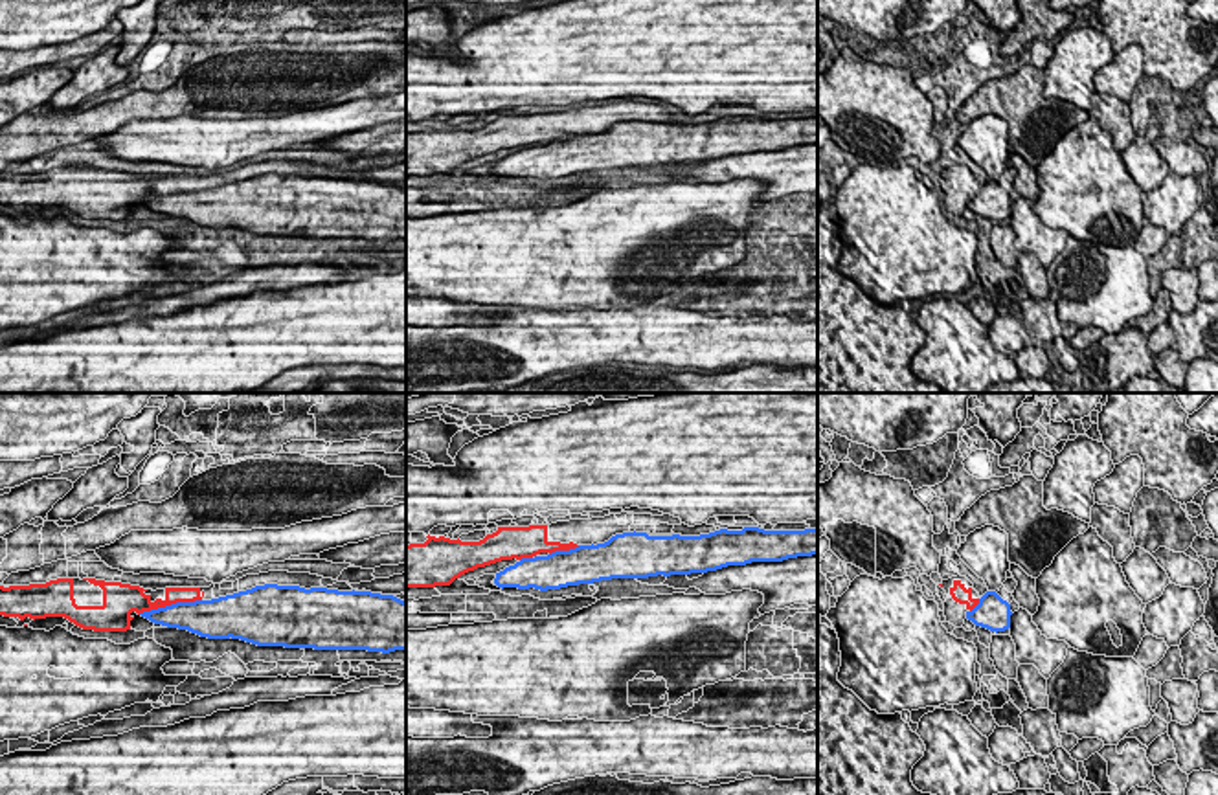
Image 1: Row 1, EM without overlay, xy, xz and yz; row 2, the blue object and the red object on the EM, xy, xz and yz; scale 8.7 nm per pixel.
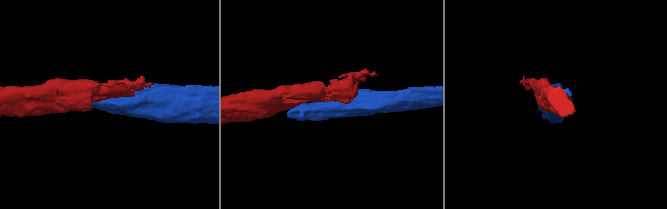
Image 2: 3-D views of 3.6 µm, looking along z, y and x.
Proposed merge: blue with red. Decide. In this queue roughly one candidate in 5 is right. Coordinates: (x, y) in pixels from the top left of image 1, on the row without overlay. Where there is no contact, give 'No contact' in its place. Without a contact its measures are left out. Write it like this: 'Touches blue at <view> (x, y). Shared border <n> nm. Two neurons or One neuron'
Touches blue at xy (171, 193). Shared border 550 nm. Two neurons

